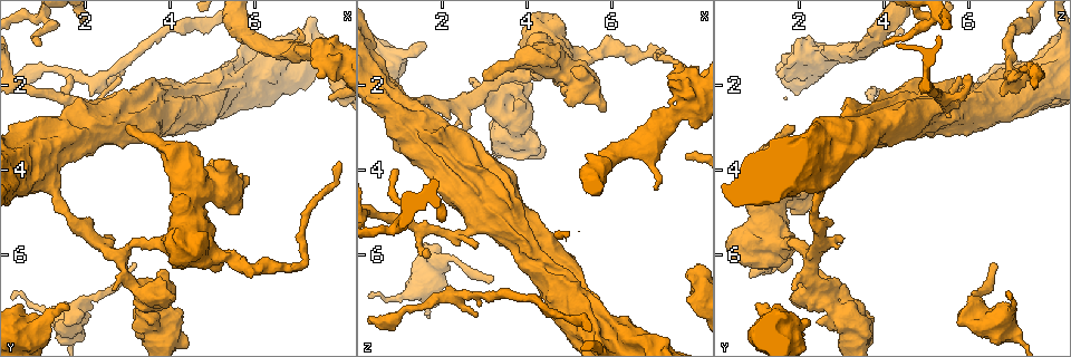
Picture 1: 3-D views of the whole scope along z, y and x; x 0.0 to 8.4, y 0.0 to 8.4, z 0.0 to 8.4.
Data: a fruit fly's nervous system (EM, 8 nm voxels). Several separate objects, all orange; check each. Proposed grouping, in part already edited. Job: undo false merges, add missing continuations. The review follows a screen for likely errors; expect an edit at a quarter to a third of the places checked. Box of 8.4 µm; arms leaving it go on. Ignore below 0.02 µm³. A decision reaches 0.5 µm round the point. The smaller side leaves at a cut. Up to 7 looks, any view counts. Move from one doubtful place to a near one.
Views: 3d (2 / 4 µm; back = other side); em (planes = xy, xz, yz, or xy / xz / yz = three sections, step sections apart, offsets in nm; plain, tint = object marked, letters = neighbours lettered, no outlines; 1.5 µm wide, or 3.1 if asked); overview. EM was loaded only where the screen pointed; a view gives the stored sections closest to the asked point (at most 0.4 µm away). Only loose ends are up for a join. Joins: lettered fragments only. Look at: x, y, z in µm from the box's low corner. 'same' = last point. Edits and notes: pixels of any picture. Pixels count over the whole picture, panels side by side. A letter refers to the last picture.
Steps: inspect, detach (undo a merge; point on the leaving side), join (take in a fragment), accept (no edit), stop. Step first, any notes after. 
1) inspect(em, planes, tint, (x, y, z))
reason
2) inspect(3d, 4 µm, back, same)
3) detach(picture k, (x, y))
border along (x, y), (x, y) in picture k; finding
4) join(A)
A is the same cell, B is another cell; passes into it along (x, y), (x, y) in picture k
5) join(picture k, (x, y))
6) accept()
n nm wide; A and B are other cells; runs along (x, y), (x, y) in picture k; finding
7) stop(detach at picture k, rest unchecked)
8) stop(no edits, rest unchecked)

inspect(3d, 4 µm, (3.20, 6.25, 6.60))
tapers out

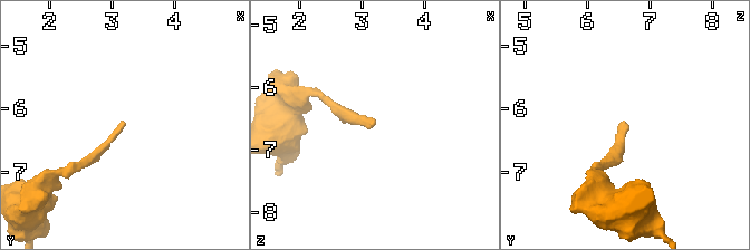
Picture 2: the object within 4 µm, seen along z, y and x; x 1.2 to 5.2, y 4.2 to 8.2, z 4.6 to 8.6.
inspect(em, xz, step 8, letters, (3.15, 6.20, 6.60))
need the tissue

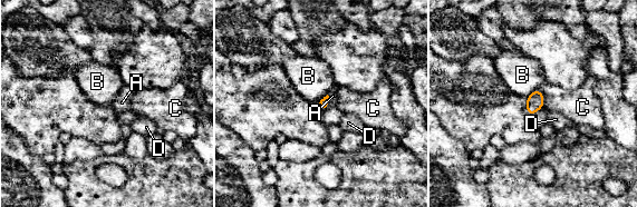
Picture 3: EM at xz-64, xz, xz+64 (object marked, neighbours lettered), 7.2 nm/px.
inspect(em, planes, letters, same)
cut it another way

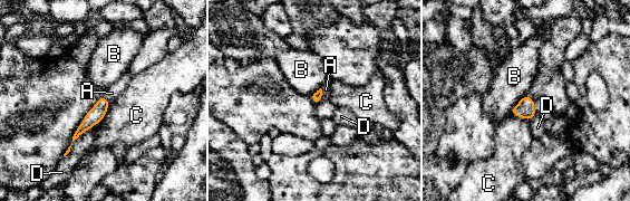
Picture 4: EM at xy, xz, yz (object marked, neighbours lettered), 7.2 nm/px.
join(A)
A is the same cell, B, C and D are other cells; passes into it along (316, 97), (321, 95), (326, 89) in picture 4; the neuron continues

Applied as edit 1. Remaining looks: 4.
inspect(3d, 4 µm, (7.10, 6.25, 1.25))
sharp bend

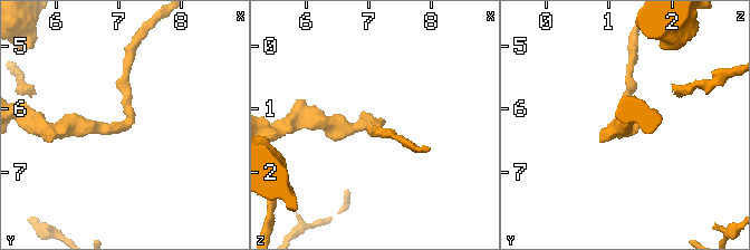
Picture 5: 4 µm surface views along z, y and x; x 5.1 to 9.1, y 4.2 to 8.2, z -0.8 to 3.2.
inspect(em, planes, letters, (7.15, 6.20, 1.20))

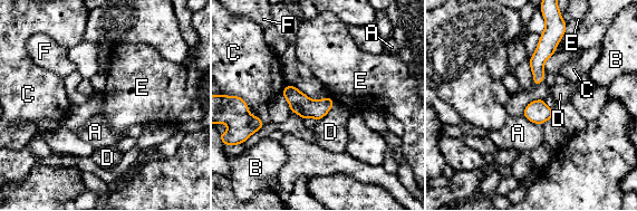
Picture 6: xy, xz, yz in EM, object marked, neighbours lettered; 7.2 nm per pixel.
accept()
160 nm wide; A, B, C, D, E and F are other cells; border along (523, 115), (528, 120), (541, 125) in picture 6; all the same neuron

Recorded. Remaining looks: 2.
inspect(em, planes, letters, (1.65, 1.80, 5.95))
free end

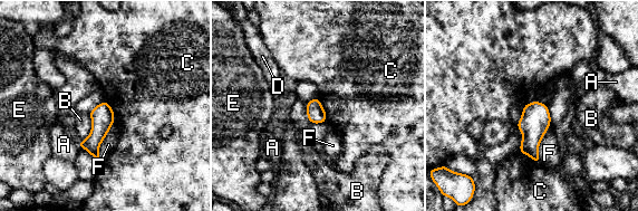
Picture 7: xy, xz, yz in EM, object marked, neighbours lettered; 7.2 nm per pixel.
accept()
130 nm wide; A, B, C, D, E and F are other cells; no lettered fragment goes on from it

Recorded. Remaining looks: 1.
stop(join at picture 4, rest unchecked)

